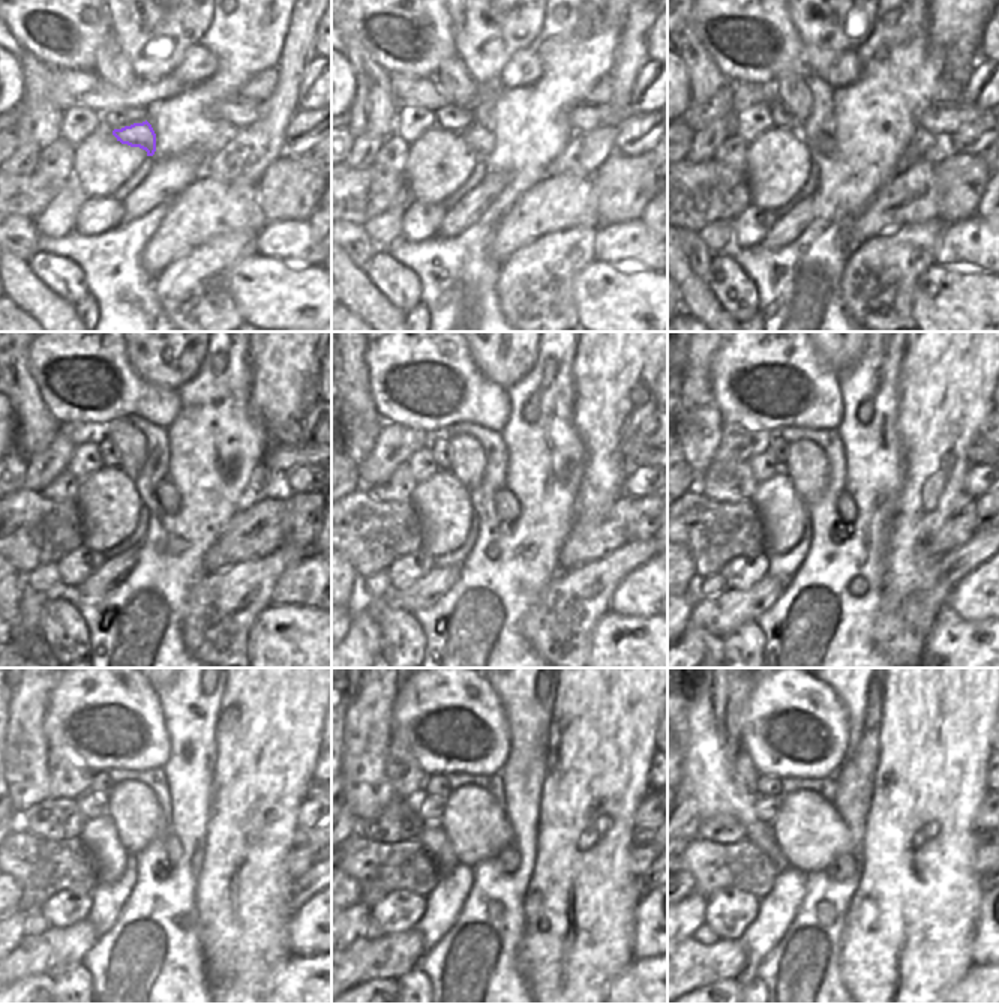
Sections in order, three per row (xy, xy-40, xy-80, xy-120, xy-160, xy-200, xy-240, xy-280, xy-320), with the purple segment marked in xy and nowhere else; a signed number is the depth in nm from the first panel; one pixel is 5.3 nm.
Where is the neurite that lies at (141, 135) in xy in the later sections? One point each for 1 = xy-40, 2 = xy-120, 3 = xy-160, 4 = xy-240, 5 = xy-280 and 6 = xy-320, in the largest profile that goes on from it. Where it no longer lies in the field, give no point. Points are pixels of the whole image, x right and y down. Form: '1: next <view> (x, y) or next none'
1: next xy-40 (482, 140)
2: next xy-120 (168, 497)
3: next xy-160 (506, 503)
4: next xy-240 (173, 847)
5: next xy-280 (509, 857)
6: next xy-320 (846, 865)

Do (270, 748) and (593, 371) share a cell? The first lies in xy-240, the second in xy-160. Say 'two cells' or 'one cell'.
one cell

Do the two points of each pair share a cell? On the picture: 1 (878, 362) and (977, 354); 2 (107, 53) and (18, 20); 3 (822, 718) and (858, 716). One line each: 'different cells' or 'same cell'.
1: different cells
2: different cells
3: different cells

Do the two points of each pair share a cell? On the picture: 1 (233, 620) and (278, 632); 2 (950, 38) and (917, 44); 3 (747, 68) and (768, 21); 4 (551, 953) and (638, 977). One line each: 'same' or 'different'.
1: different
2: different
3: same
4: different

